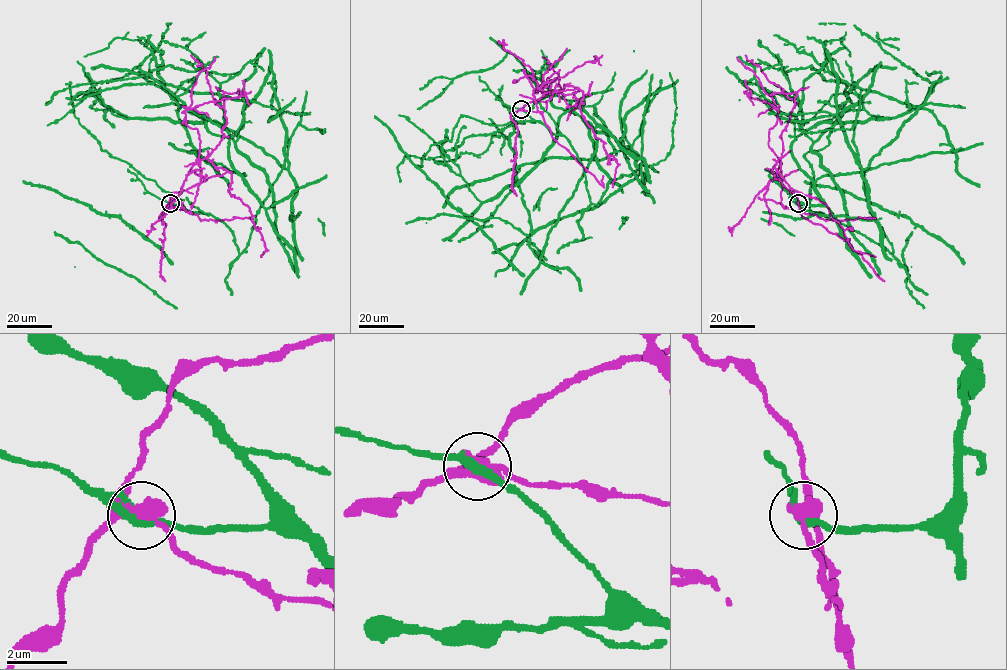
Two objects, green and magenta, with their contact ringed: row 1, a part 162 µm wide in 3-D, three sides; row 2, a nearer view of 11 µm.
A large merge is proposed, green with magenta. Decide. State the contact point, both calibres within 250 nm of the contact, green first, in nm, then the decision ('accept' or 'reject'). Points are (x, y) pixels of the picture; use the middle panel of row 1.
place (521, 109); calibres 320 and 360 nm; reject

